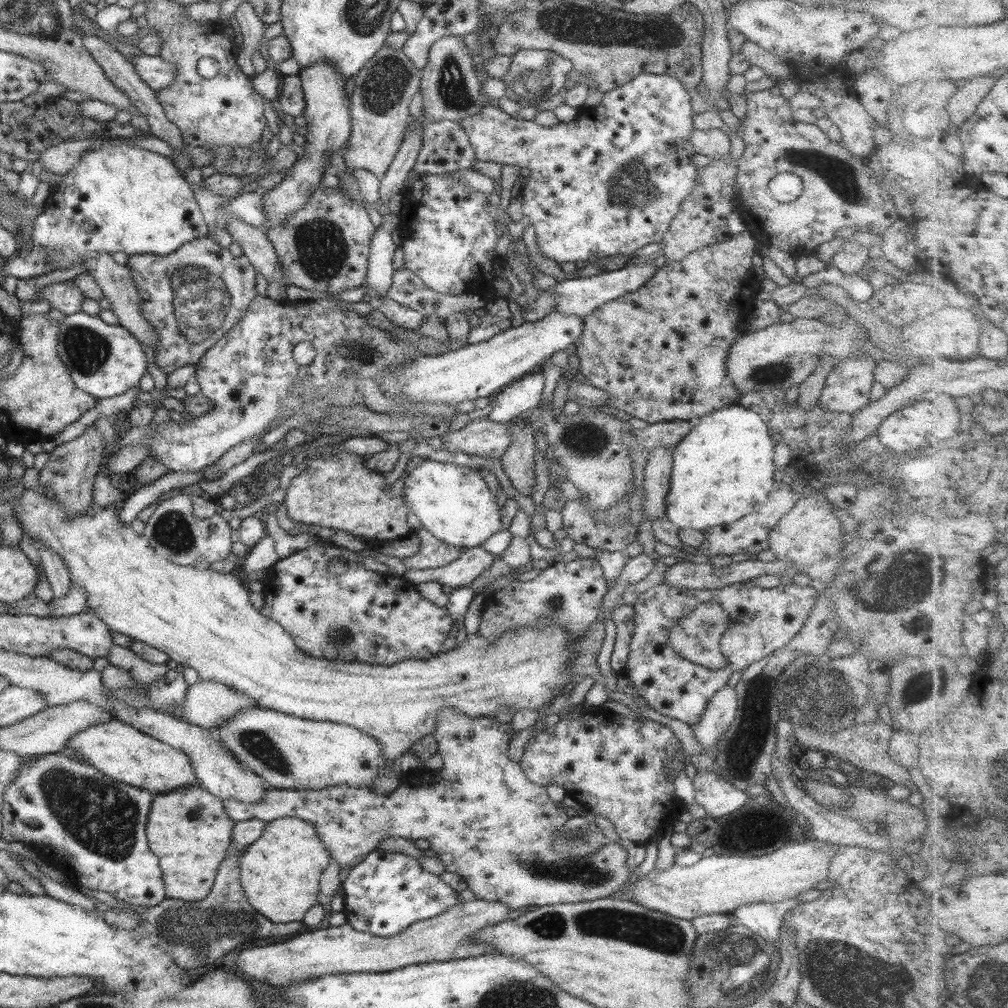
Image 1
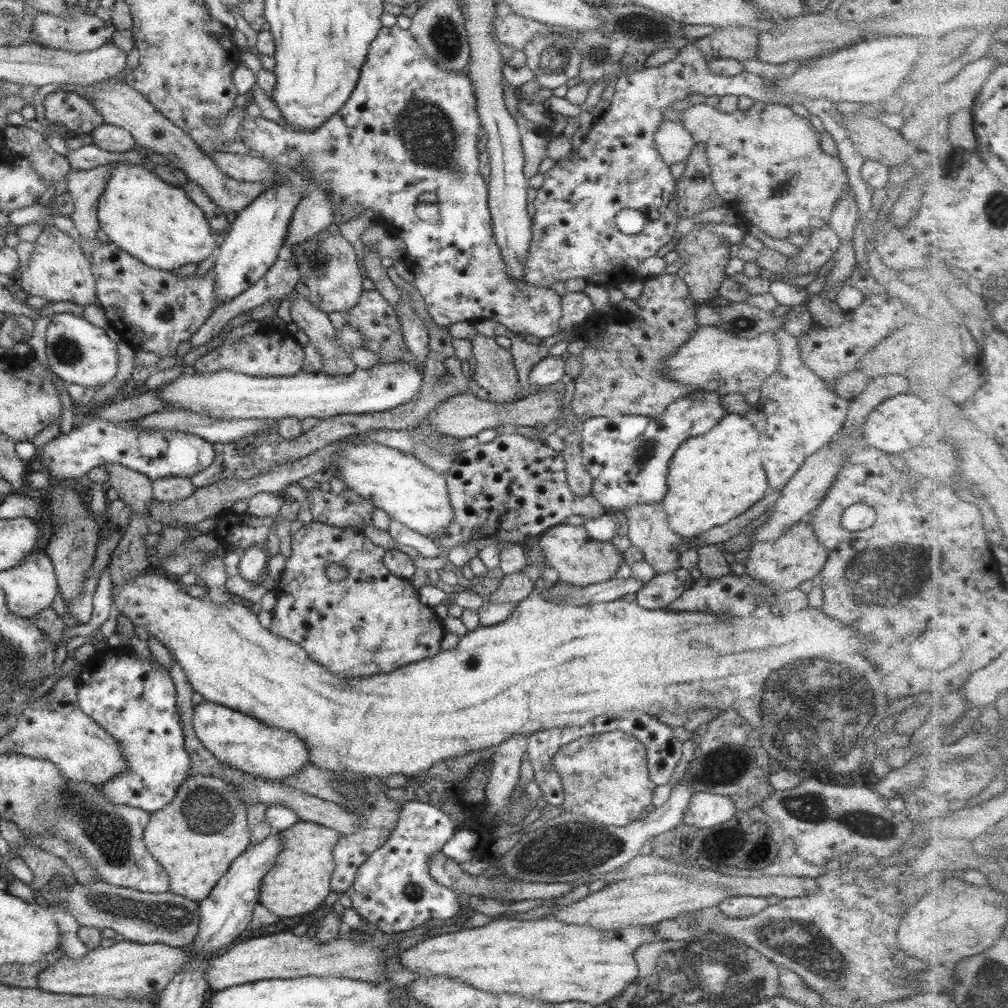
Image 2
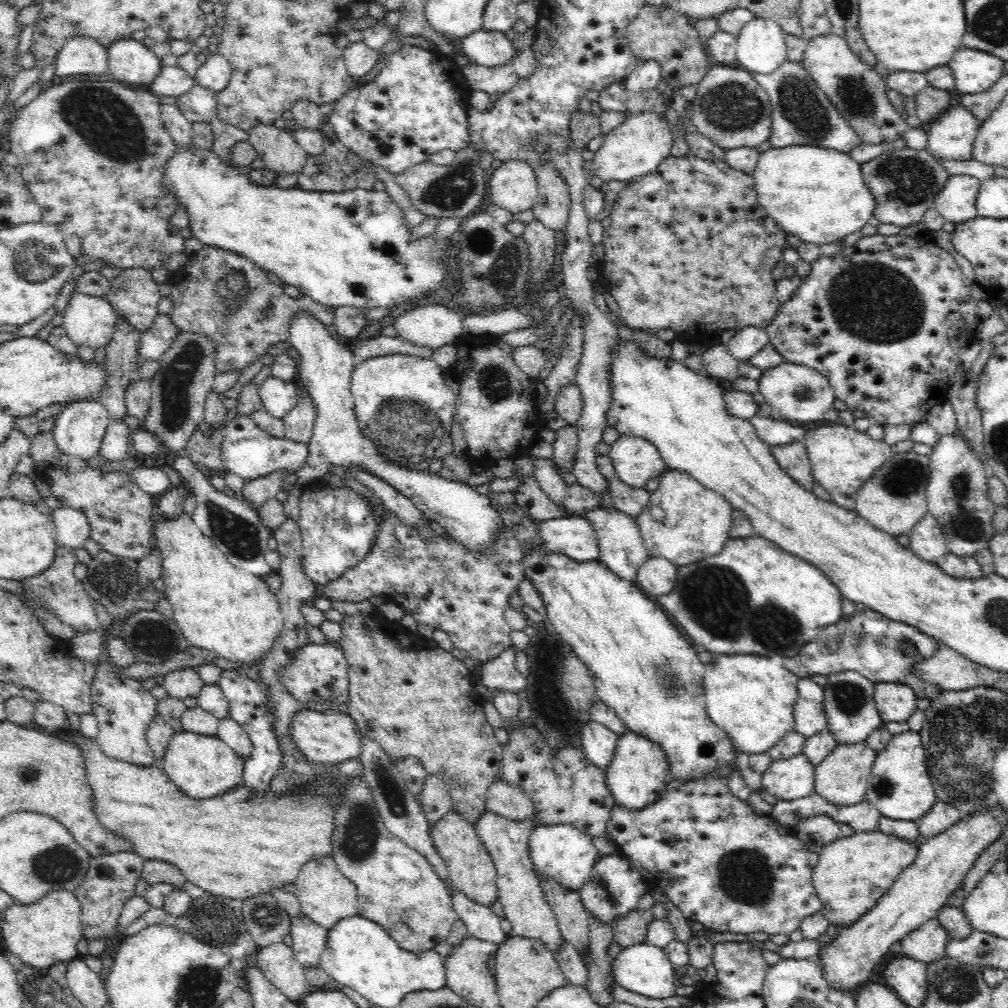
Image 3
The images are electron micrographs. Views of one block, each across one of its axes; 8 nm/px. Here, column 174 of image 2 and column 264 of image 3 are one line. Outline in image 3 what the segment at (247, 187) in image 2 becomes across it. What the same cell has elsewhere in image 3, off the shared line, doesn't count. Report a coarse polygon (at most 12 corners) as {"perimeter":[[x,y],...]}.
{"perimeter":[[258,124],[248,141],[263,166],[298,176],[307,152],[288,130]]}

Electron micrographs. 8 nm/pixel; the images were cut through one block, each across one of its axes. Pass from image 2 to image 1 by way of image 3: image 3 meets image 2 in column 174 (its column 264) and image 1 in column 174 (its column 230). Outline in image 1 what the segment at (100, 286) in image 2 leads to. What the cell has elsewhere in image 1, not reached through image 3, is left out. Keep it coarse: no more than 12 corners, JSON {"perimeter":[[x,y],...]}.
{"perimeter":[[203,237],[128,255],[153,364],[196,360],[247,312],[255,270]]}

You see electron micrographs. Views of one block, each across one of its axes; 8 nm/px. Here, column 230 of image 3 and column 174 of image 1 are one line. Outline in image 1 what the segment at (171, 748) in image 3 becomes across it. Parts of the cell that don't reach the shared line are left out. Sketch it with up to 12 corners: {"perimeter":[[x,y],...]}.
{"perimeter":[[117,719],[64,746],[152,795],[197,784],[192,764]]}

